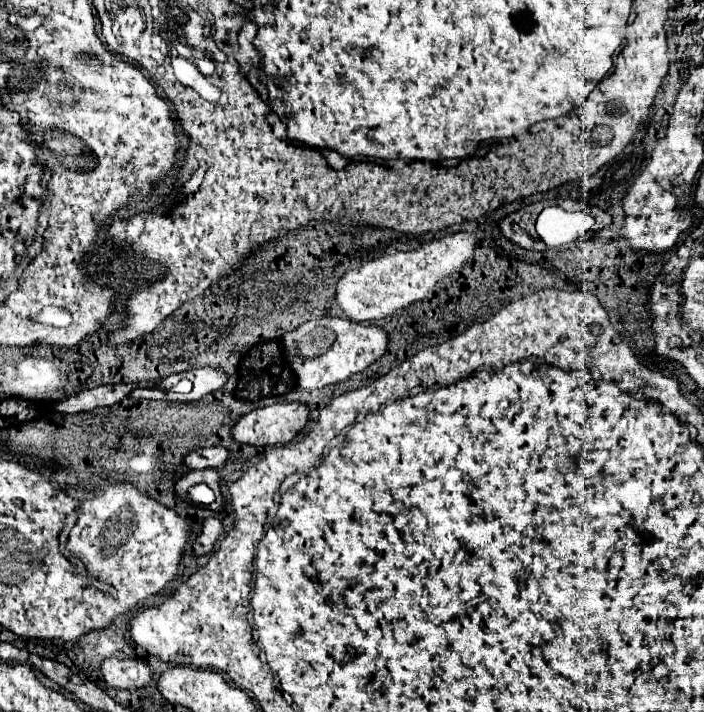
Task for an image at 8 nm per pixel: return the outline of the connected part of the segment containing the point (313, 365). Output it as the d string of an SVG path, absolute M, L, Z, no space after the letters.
M317 318L301 324L297 330L287 332L283 336L285 356L289 366L297 376L299 388L323 388L329 384L337 384L349 380L357 372L369 368L375 360L385 354L385 346L389 344L389 332L375 324L361 324L349 318Z

